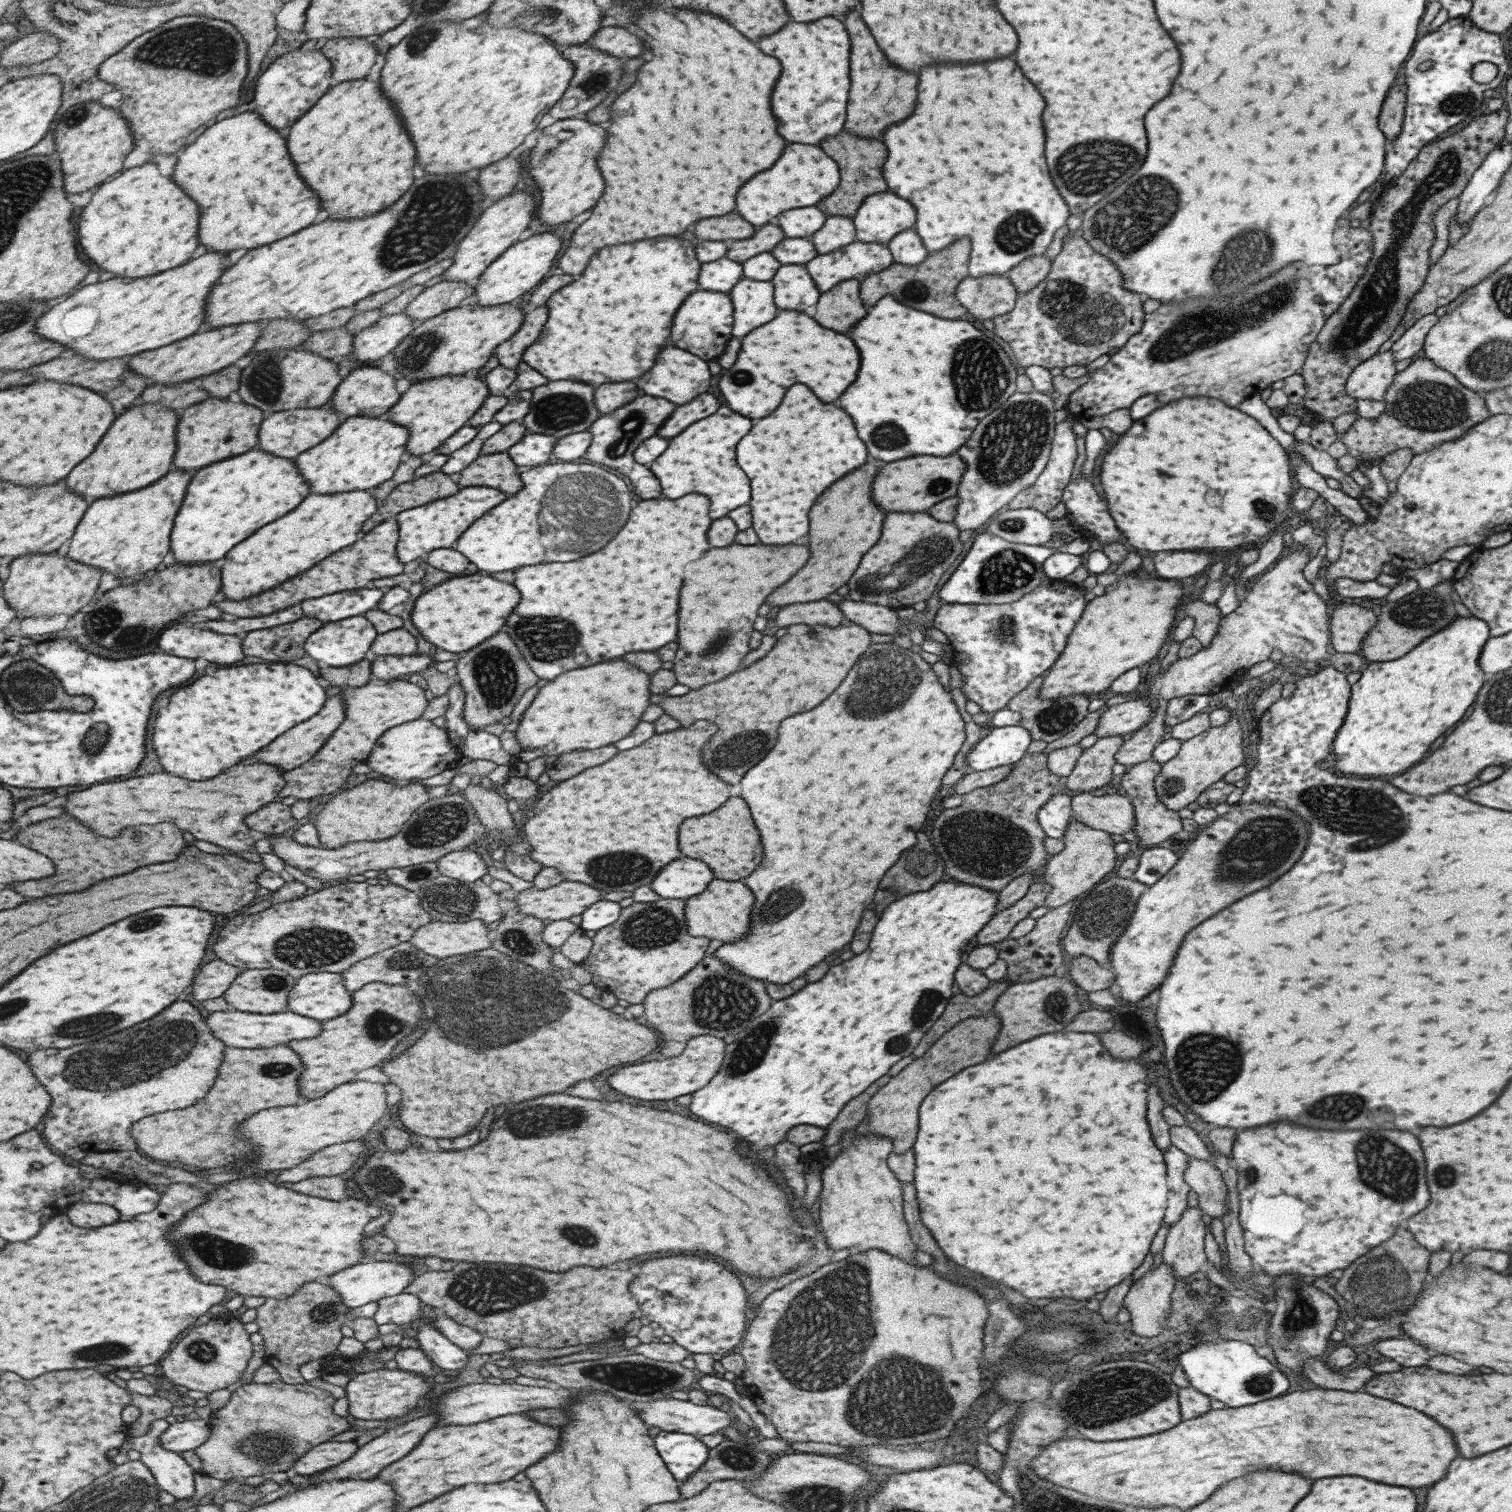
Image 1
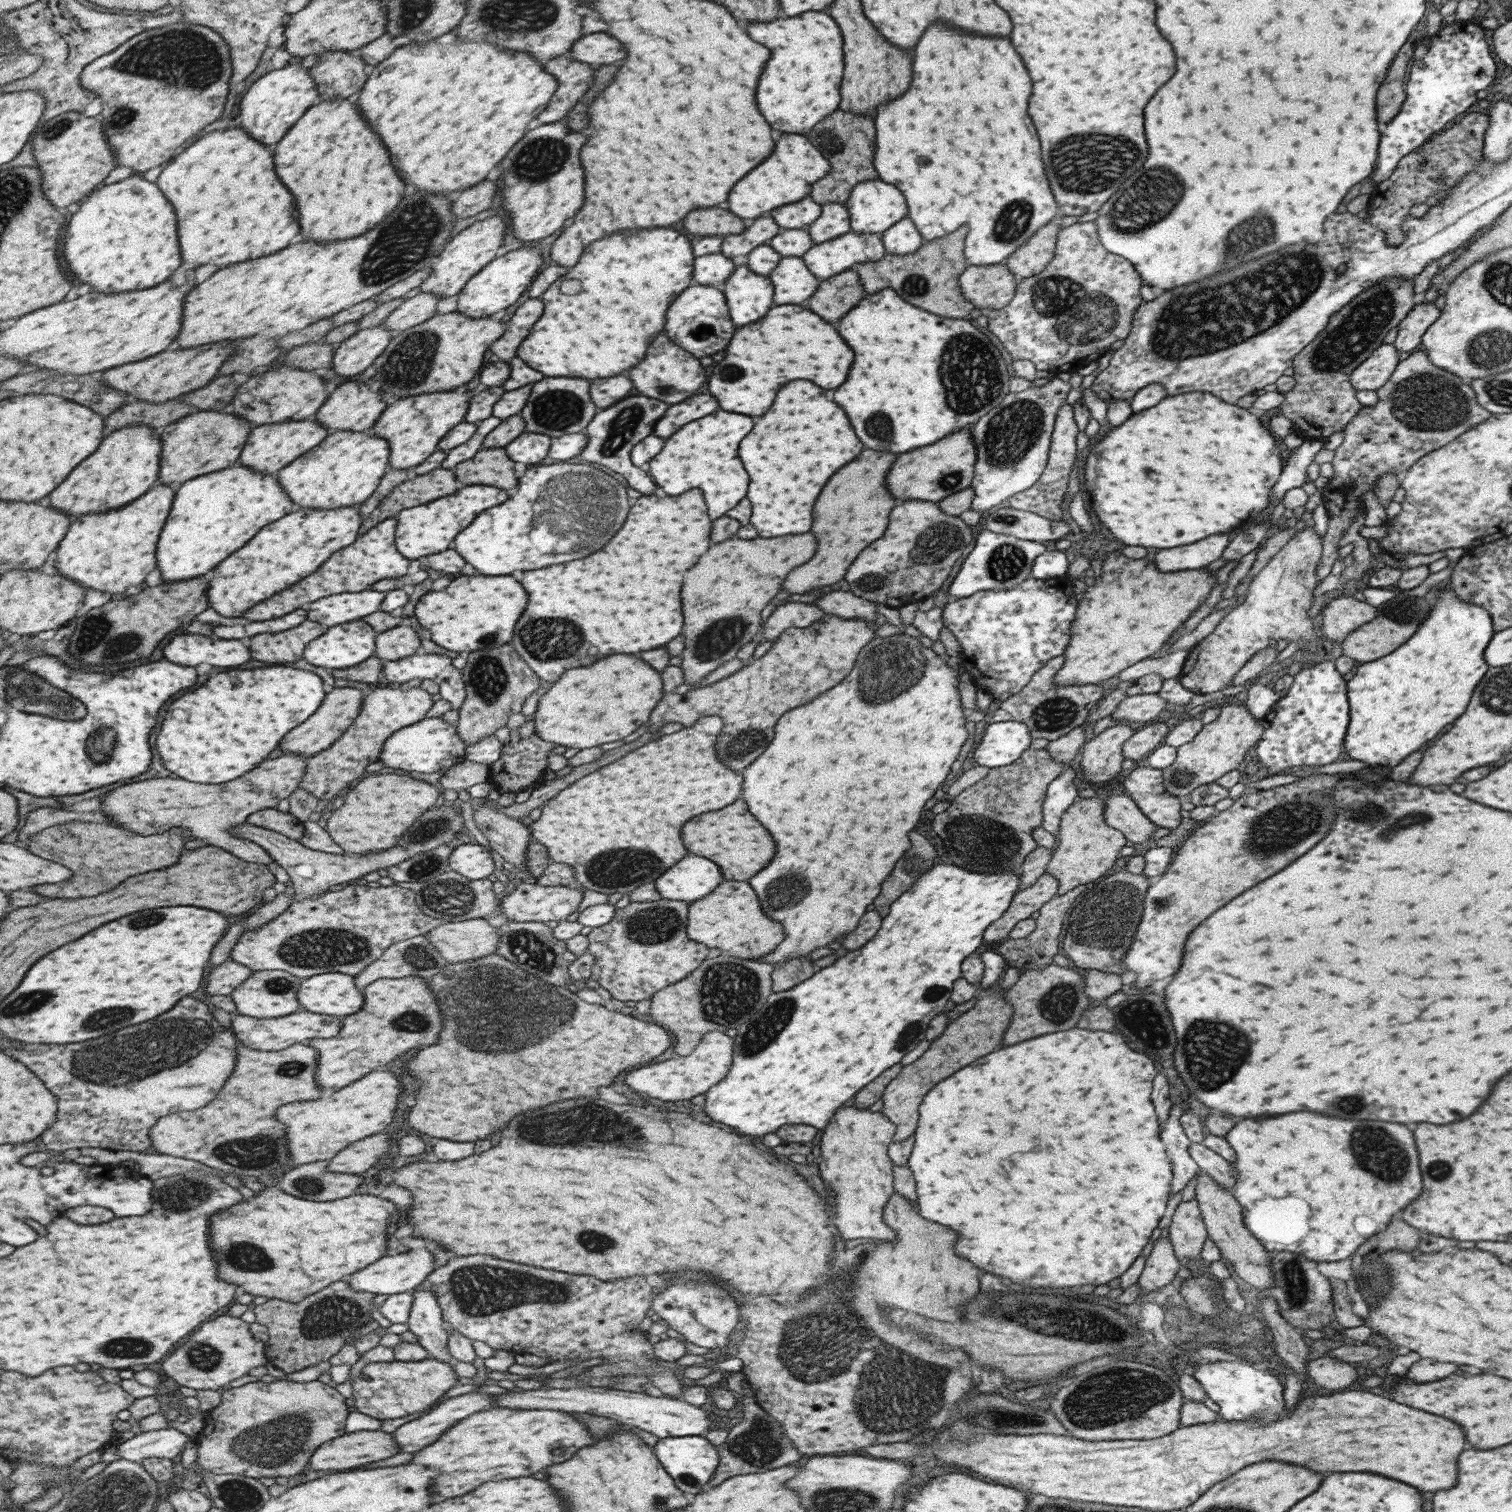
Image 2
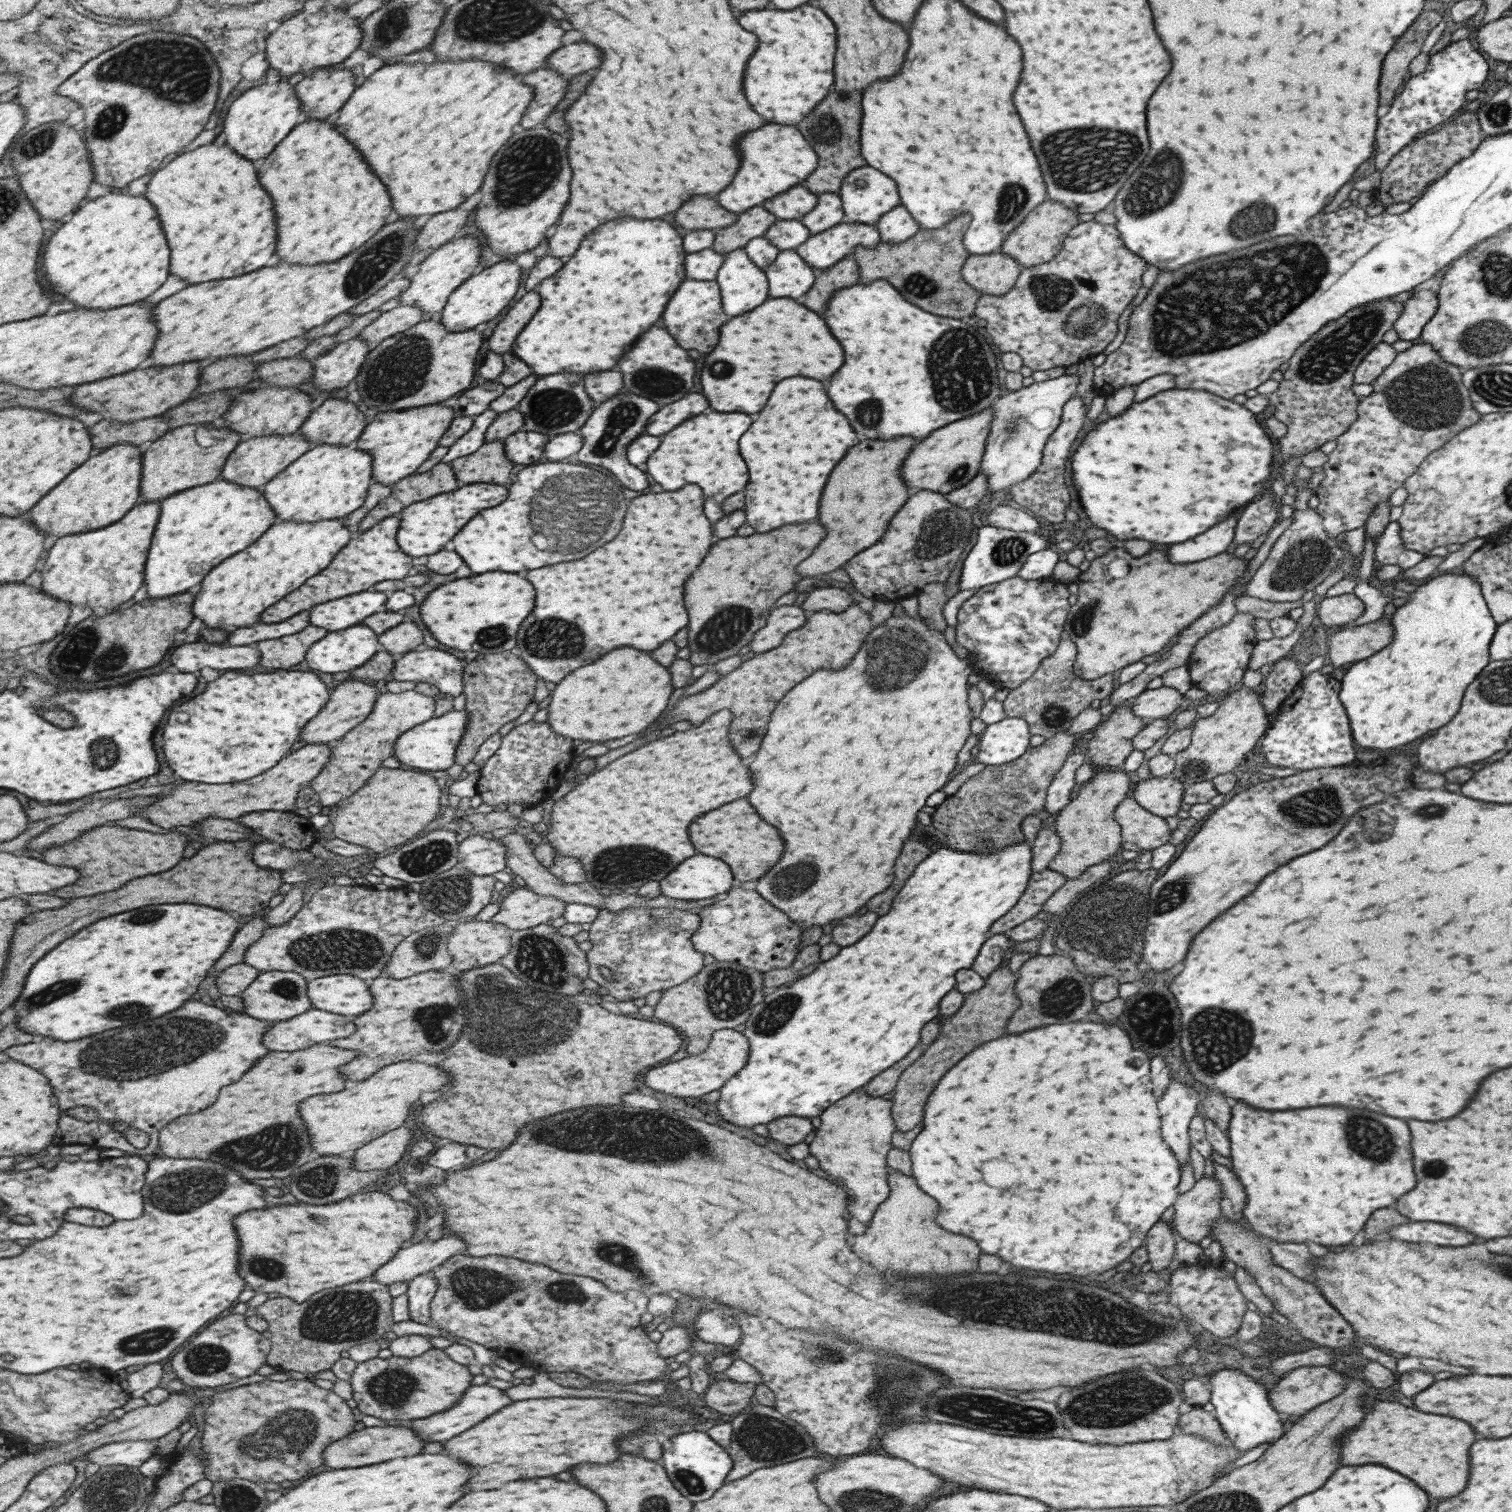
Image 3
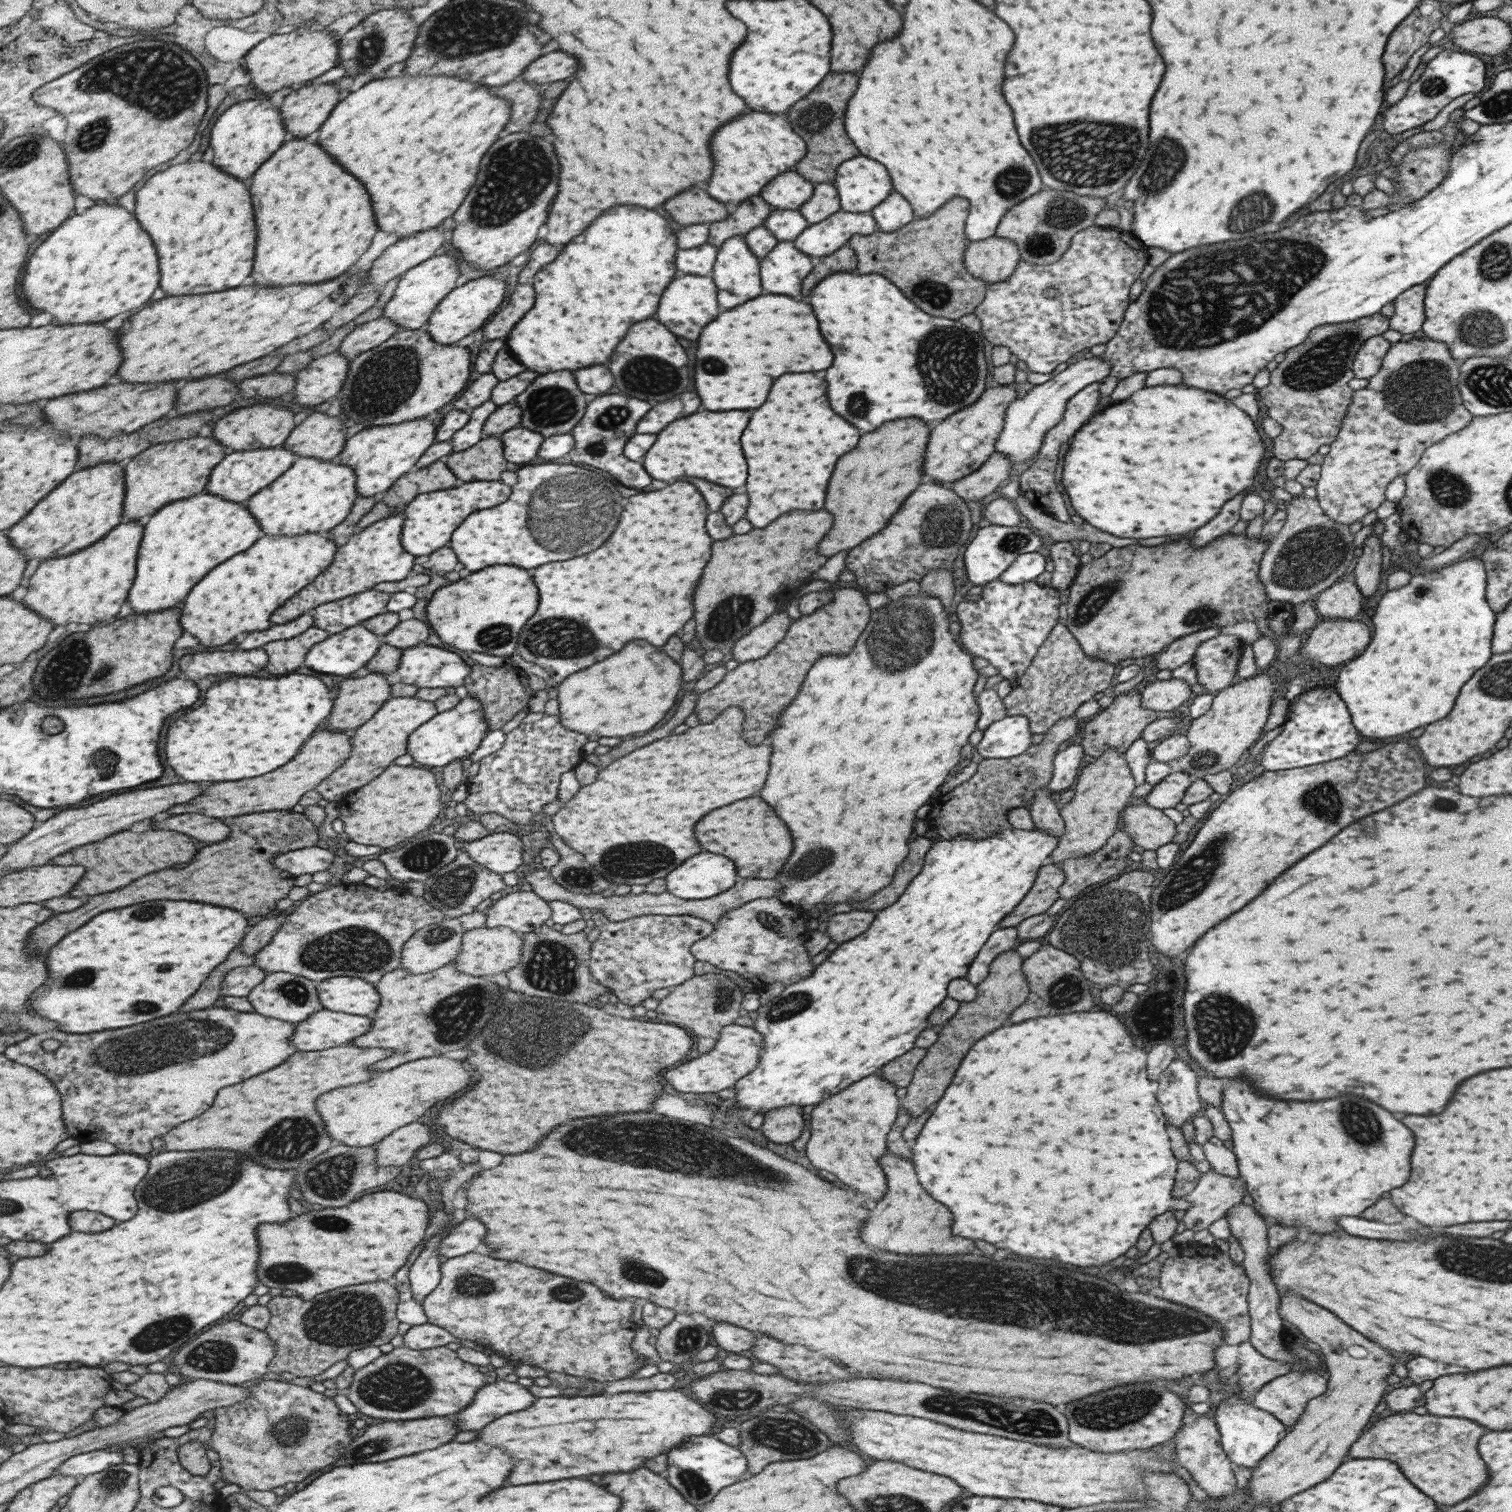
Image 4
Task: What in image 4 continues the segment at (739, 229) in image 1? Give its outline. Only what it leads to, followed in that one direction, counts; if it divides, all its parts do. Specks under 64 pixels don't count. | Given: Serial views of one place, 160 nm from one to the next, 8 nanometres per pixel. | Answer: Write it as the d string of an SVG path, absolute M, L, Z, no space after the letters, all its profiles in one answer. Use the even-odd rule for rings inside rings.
M695 186L669 198L663 204L663 208L675 222L679 222L683 226L717 222L724 219L730 211L727 205L709 198L707 192L703 192Z

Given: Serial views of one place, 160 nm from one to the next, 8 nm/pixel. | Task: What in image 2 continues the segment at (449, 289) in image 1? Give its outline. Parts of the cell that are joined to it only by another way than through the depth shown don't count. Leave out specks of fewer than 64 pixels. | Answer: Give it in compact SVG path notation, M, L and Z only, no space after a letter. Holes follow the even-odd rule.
M419 292L405 299L383 319L382 326L396 334L402 330L425 322L435 315L435 304L442 299L430 292Z

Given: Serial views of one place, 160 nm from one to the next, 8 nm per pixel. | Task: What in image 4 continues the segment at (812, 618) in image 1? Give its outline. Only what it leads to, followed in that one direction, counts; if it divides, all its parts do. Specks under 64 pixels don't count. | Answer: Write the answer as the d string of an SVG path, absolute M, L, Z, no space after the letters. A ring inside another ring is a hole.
M785 612L771 614L763 624L749 630L731 648L732 658L738 663L745 660L757 660L765 656L785 634L789 626L789 618Z

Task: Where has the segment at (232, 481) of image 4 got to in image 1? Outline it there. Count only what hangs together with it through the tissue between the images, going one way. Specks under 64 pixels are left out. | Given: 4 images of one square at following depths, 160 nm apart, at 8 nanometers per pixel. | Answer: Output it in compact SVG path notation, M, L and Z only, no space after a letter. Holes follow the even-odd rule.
M331 404L319 408L293 408L283 412L273 412L267 414L267 418L263 421L257 448L271 455L296 458L329 439L341 426L343 420L338 410L335 410Z

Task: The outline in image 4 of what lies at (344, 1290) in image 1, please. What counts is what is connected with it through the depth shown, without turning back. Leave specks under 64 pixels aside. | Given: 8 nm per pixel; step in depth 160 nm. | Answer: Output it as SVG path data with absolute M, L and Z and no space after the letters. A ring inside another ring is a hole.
M465 1218L461 1224L453 1228L453 1232L436 1248L440 1254L440 1260L461 1256L467 1252L473 1252L473 1248L483 1240L485 1226L475 1218Z

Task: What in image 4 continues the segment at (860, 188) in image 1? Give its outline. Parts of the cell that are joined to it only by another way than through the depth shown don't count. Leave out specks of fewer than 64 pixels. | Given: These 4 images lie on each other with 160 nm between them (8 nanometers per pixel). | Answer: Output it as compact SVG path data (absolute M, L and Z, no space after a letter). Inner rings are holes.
M827 74L811 94L803 96L789 107L785 113L795 134L805 143L805 154L793 168L803 178L813 184L831 182L835 176L835 169L840 162L853 158L858 153L856 146L849 140L843 128L843 117L846 102L849 96L855 92L857 86L857 74Z

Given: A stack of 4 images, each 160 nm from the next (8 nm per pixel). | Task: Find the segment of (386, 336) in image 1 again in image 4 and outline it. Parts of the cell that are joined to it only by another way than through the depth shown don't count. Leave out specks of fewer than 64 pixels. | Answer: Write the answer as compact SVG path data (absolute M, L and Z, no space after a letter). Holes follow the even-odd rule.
M339 350L314 359L297 373L293 401L301 406L317 406L335 398L342 392L350 362Z

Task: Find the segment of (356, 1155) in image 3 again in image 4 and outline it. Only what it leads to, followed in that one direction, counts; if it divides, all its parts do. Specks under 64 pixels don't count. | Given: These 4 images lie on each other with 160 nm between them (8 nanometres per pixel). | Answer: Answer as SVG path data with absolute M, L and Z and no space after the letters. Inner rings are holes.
M411 1122L411 1126L403 1126L403 1130L395 1130L391 1138L383 1138L377 1146L378 1165L401 1166L414 1154L417 1148L429 1143L429 1128L421 1122Z

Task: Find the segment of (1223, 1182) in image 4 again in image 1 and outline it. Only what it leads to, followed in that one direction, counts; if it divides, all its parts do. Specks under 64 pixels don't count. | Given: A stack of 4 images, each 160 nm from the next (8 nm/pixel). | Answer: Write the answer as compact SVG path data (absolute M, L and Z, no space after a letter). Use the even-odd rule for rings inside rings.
M1187 1207L1167 1230L1161 1256L1163 1263L1172 1268L1175 1280L1197 1272L1206 1263L1201 1211L1198 1207Z

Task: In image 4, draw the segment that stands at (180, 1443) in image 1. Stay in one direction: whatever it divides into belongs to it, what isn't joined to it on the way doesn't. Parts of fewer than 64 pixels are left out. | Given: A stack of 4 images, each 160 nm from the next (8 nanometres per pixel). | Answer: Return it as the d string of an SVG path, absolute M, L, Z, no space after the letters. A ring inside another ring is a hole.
M106 1449L91 1451L71 1458L61 1468L54 1470L55 1475L86 1477L90 1474L101 1472L117 1464L125 1464L125 1457L122 1452Z

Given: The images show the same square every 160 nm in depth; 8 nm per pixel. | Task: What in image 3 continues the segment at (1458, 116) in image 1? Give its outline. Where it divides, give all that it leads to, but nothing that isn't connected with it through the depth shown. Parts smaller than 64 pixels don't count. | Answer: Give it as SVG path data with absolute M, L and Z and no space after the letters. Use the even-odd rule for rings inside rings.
M1469 39L1449 43L1443 49L1428 58L1423 72L1414 77L1407 77L1401 92L1389 106L1389 112L1379 118L1375 130L1375 156L1373 164L1380 171L1385 168L1389 159L1399 152L1419 132L1425 132L1436 124L1445 123L1455 110L1468 101L1464 99L1466 92L1478 90L1487 76L1487 62L1479 51L1473 49Z

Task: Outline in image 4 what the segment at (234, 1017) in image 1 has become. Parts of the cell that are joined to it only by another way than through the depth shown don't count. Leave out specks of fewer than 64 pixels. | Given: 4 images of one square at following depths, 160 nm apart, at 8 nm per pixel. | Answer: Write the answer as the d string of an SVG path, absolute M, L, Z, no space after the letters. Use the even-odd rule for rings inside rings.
M320 1010L307 1022L299 1024L299 1030L295 1032L295 1046L307 1052L335 1048L367 1034L371 1026L373 1026L373 1020L369 1016Z

